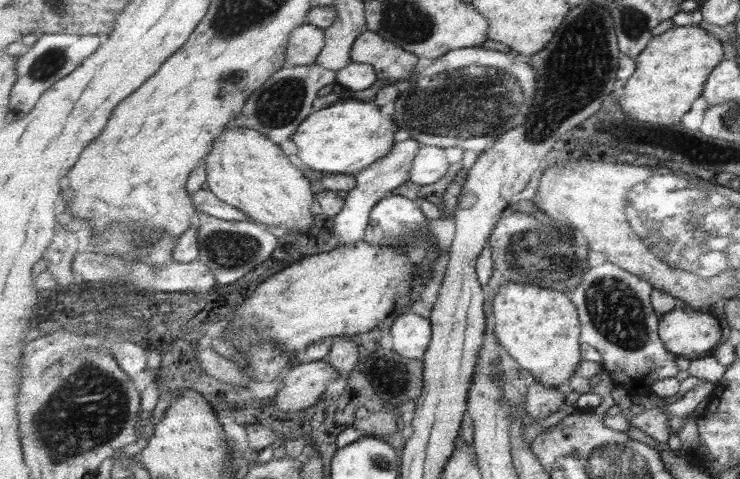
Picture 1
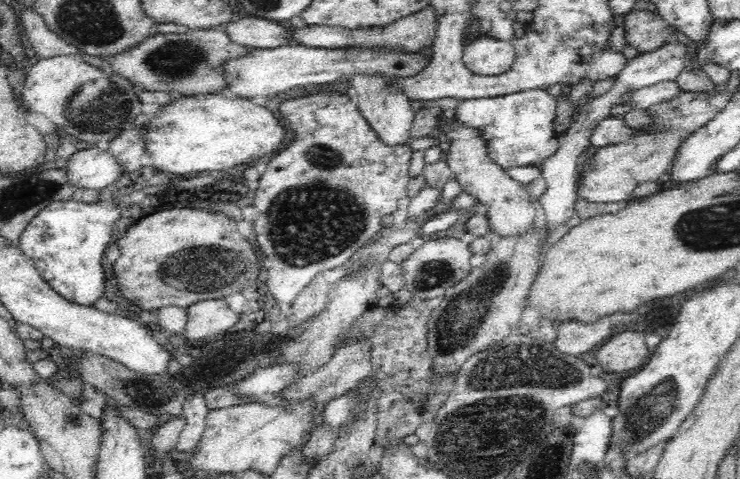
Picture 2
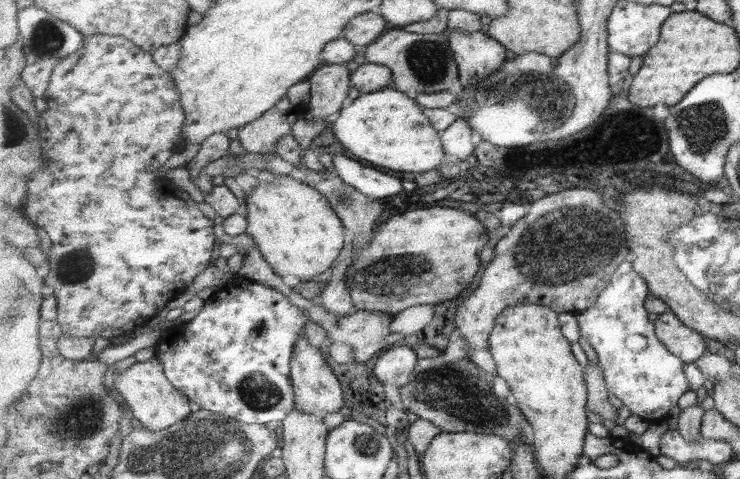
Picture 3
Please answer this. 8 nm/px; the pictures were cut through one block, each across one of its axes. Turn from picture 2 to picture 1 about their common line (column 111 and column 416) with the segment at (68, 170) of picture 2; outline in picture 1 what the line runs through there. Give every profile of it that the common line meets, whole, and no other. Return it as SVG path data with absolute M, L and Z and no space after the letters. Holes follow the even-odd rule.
M421 145L411 167L410 181L419 186L435 184L449 172L449 165L444 148Z

